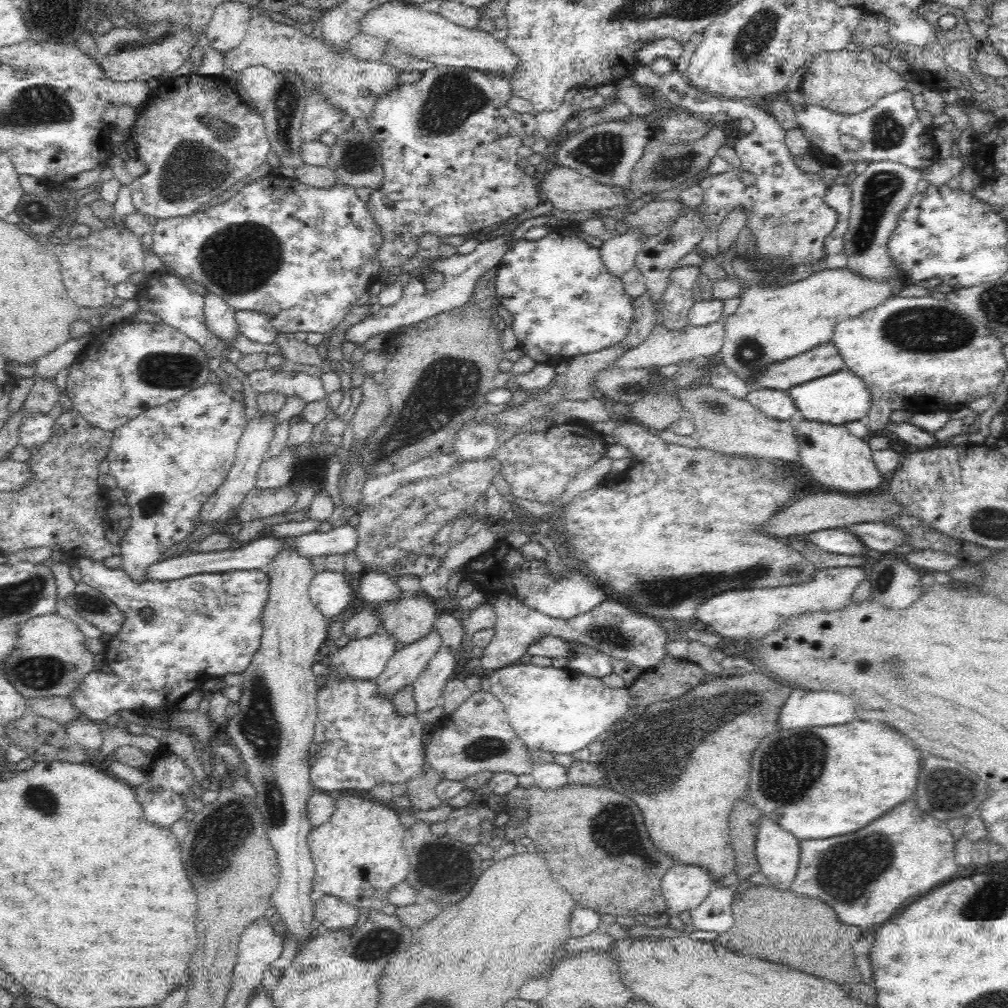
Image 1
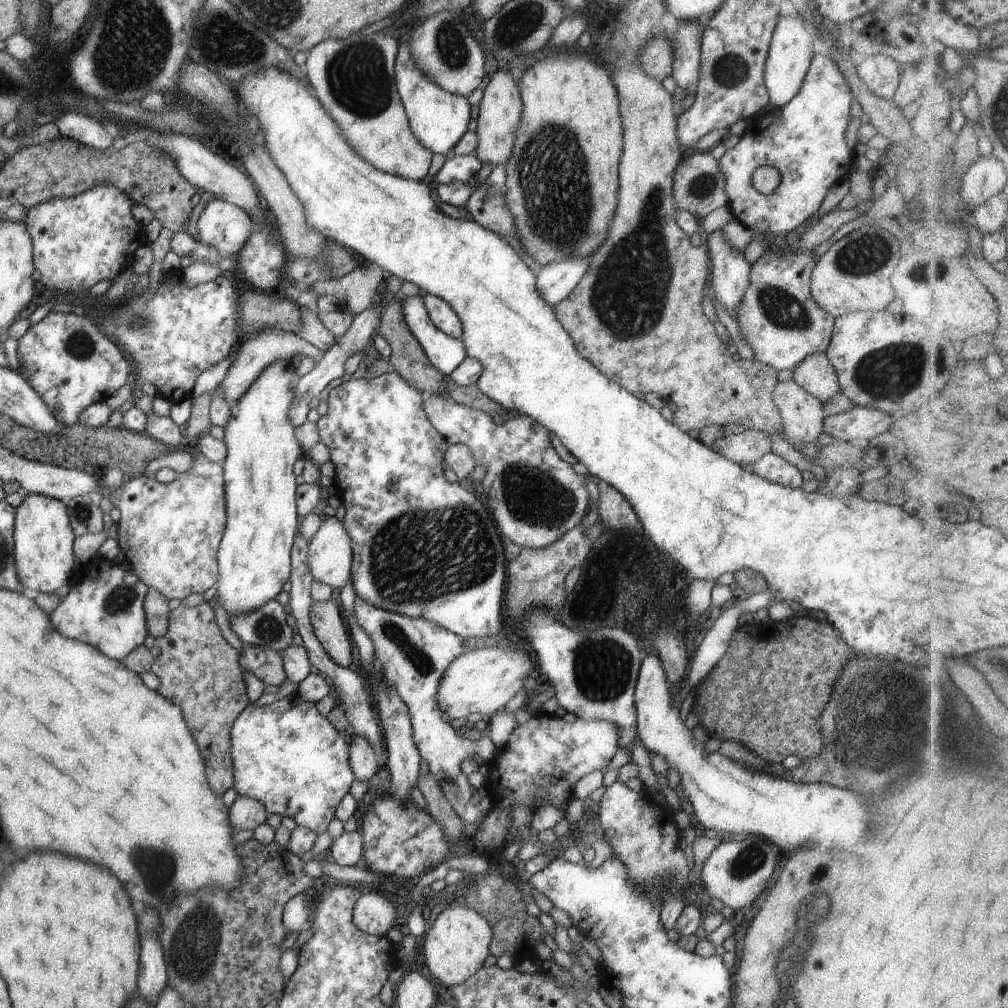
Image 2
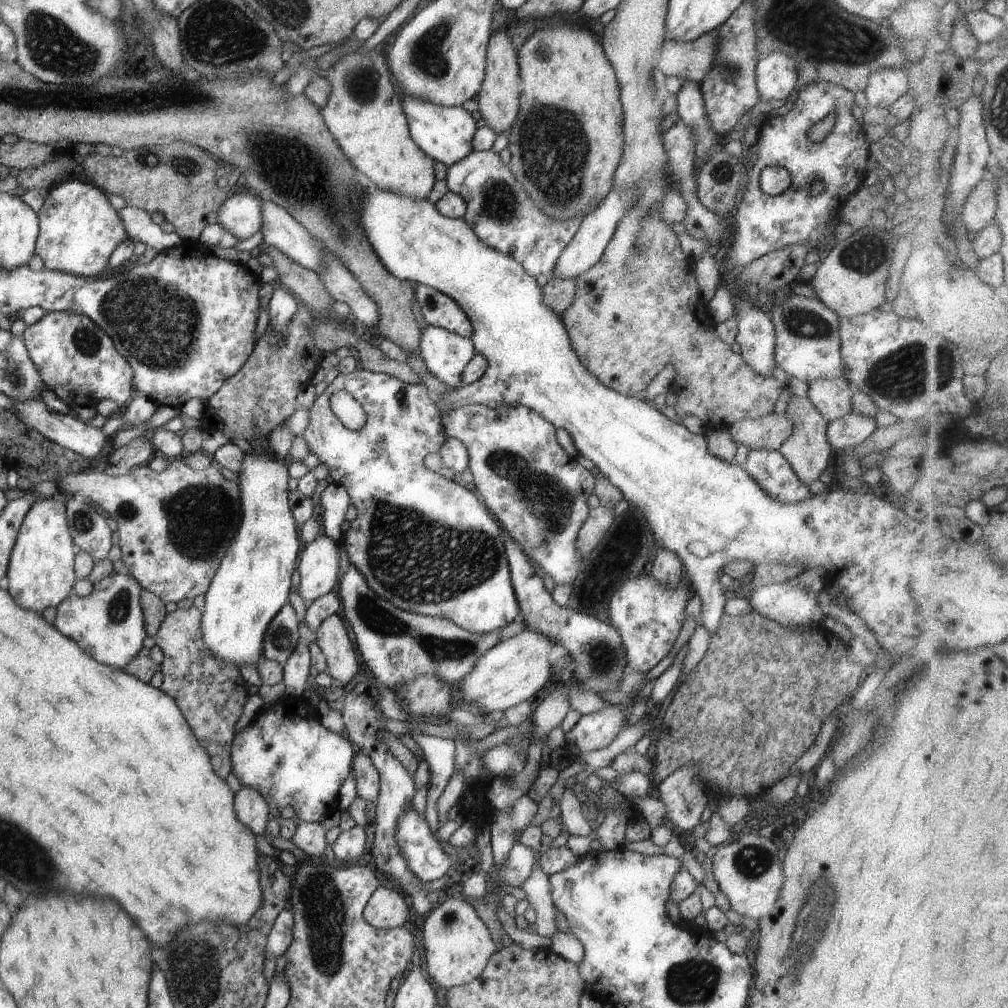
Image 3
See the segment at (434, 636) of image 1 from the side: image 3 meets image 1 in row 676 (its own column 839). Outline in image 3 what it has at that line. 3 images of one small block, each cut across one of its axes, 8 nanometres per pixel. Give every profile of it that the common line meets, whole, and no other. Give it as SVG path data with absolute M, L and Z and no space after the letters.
M817 377L807 384L807 398L824 416L826 422L851 413L849 399L854 391L843 377Z

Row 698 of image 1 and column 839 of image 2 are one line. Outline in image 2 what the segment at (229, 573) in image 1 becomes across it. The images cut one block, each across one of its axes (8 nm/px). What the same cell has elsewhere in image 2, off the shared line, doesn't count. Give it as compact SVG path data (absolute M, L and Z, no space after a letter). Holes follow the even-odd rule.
M814 54L797 94L783 106L766 109L748 121L733 148L727 149L716 160L717 166L725 177L724 191L728 198L727 208L736 221L749 227L753 232L759 232L771 241L797 228L817 212L827 189L849 175L854 158L859 153L859 147L853 150L847 148L845 136L843 136L845 127L852 119L849 116L851 99L852 94L846 80L831 59L824 55ZM764 166L774 168L780 176L779 184L769 194L759 193L751 182L752 172L757 167Z

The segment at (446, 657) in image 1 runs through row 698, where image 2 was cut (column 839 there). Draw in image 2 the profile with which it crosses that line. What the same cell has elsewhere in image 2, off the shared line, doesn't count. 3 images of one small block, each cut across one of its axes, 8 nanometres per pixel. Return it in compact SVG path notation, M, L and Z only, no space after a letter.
M853 406L850 410L823 418L822 430L837 441L865 444L887 431L895 417L877 409Z

